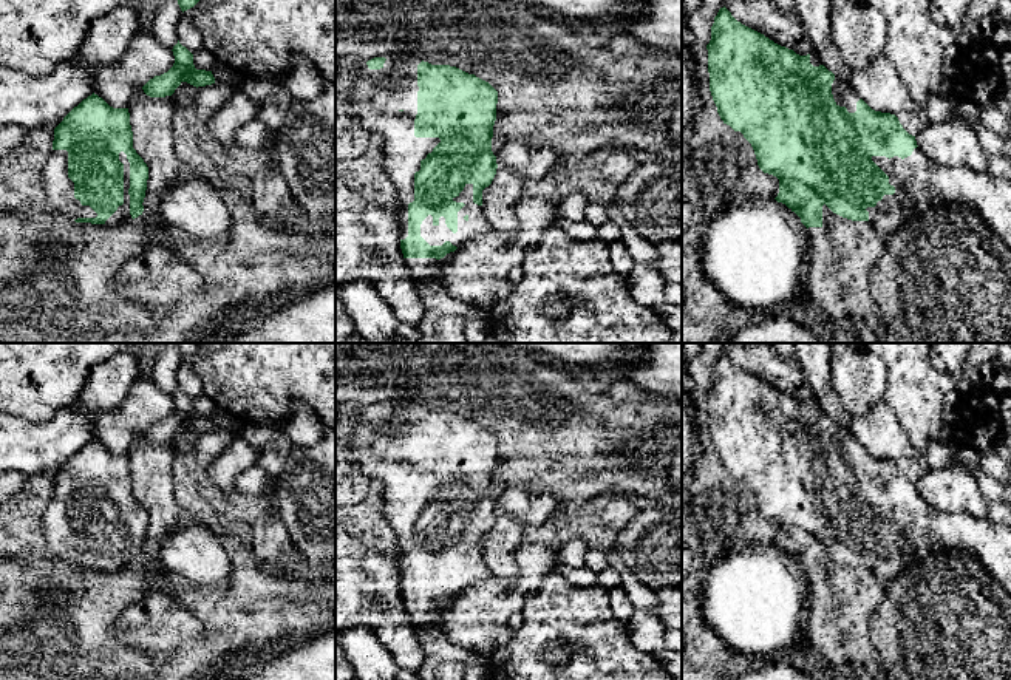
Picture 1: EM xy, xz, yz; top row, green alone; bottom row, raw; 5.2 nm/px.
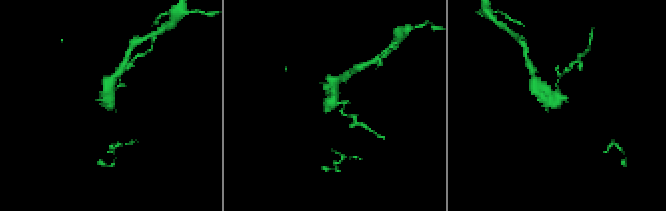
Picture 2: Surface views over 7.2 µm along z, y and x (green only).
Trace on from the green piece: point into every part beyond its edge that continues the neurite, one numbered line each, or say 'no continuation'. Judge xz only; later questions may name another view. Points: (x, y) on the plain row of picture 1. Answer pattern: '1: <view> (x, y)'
1: xz (379, 441)

